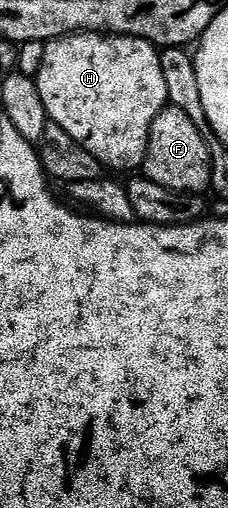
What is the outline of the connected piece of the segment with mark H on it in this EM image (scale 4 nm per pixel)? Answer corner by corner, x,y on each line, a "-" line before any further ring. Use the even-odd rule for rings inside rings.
73,33
70,37
47,42
44,49
41,69
35,79
50,120
58,123
58,127
62,127
62,131
66,131
66,135
78,142
105,170
139,170
146,159
150,127
169,104
160,62
161,50
141,37
107,33

